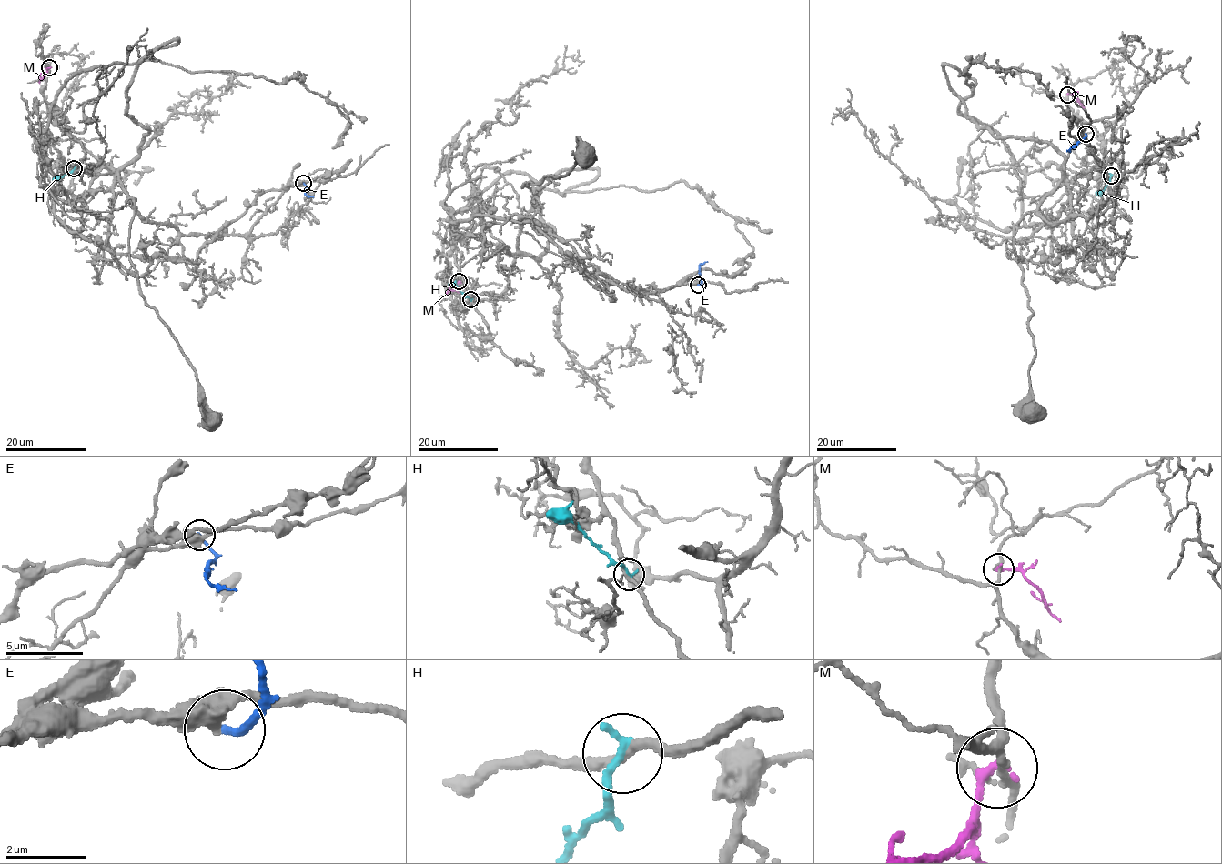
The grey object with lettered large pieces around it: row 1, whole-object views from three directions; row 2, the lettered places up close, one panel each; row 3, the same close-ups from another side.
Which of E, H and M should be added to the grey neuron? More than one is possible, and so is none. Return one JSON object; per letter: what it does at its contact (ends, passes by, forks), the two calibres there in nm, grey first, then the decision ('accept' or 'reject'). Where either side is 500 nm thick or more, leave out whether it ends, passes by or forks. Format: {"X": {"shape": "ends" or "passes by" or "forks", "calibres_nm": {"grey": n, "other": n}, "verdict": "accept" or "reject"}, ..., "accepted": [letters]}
{"E": {"shape": "ends", "calibres_nm": {"grey": 440, "other": 180}, "verdict": "reject"}, "H": {"shape": "ends", "calibres_nm": {"grey": 240, "other": 240}, "verdict": "reject"}, "M": {"shape": "ends", "calibres_nm": {"grey": 140, "other": 200}, "verdict": "reject"}, "accepted": []}

